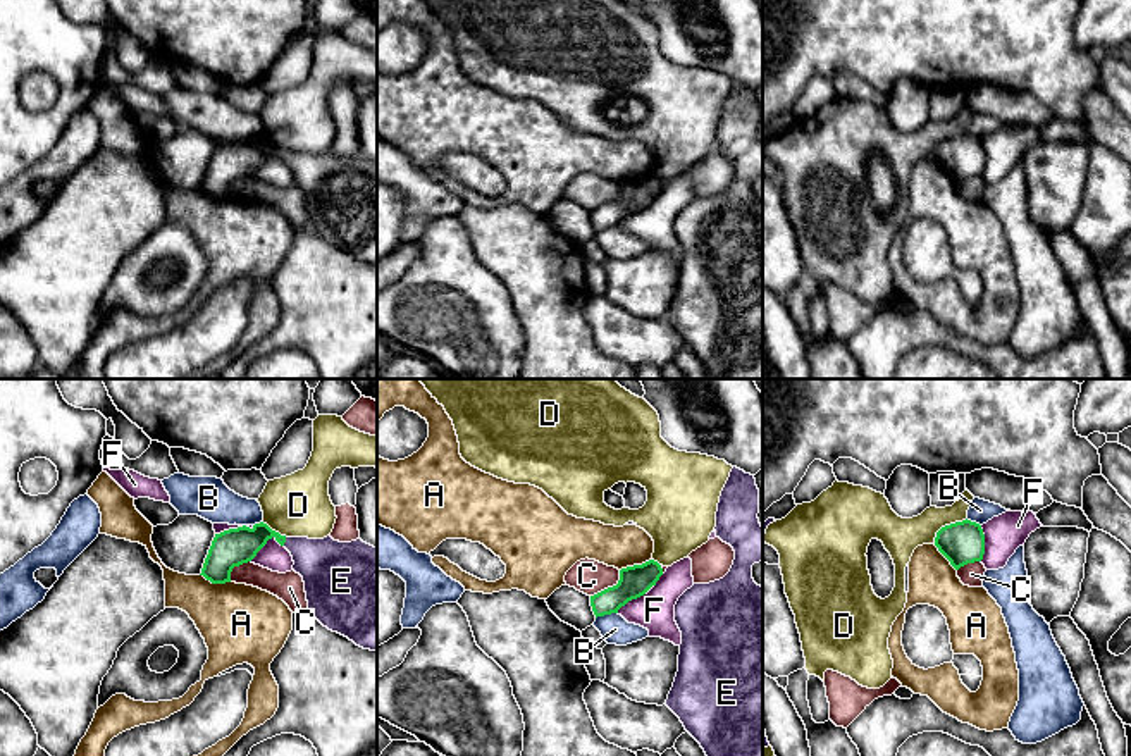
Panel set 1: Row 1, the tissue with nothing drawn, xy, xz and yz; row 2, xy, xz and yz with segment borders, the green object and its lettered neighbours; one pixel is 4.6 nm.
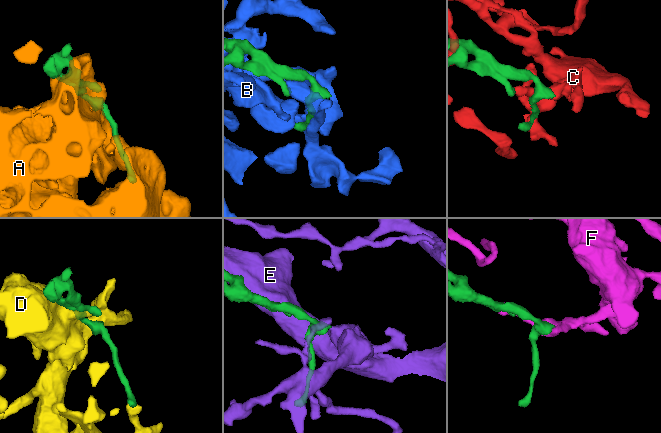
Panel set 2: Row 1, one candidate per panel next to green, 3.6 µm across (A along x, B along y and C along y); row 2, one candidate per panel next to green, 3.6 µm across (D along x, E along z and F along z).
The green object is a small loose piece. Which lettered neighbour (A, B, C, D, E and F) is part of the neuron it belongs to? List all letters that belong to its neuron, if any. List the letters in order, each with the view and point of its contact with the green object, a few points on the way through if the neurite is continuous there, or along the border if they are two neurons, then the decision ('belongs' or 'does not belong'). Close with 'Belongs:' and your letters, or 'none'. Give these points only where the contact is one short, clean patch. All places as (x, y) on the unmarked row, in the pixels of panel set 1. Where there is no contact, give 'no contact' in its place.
A: xz (636, 179) | does not belong
B: xz (606, 228) | does not belong
C: xz (610, 202) | does not belong
D: yz (945, 140) | does not belong
E: xy (284, 155) | across xy (234, 161), (260, 148), (284, 155), (298, 161), (329, 183) | belongs
F: xy (265, 157) | does not belong
Belongs: E

